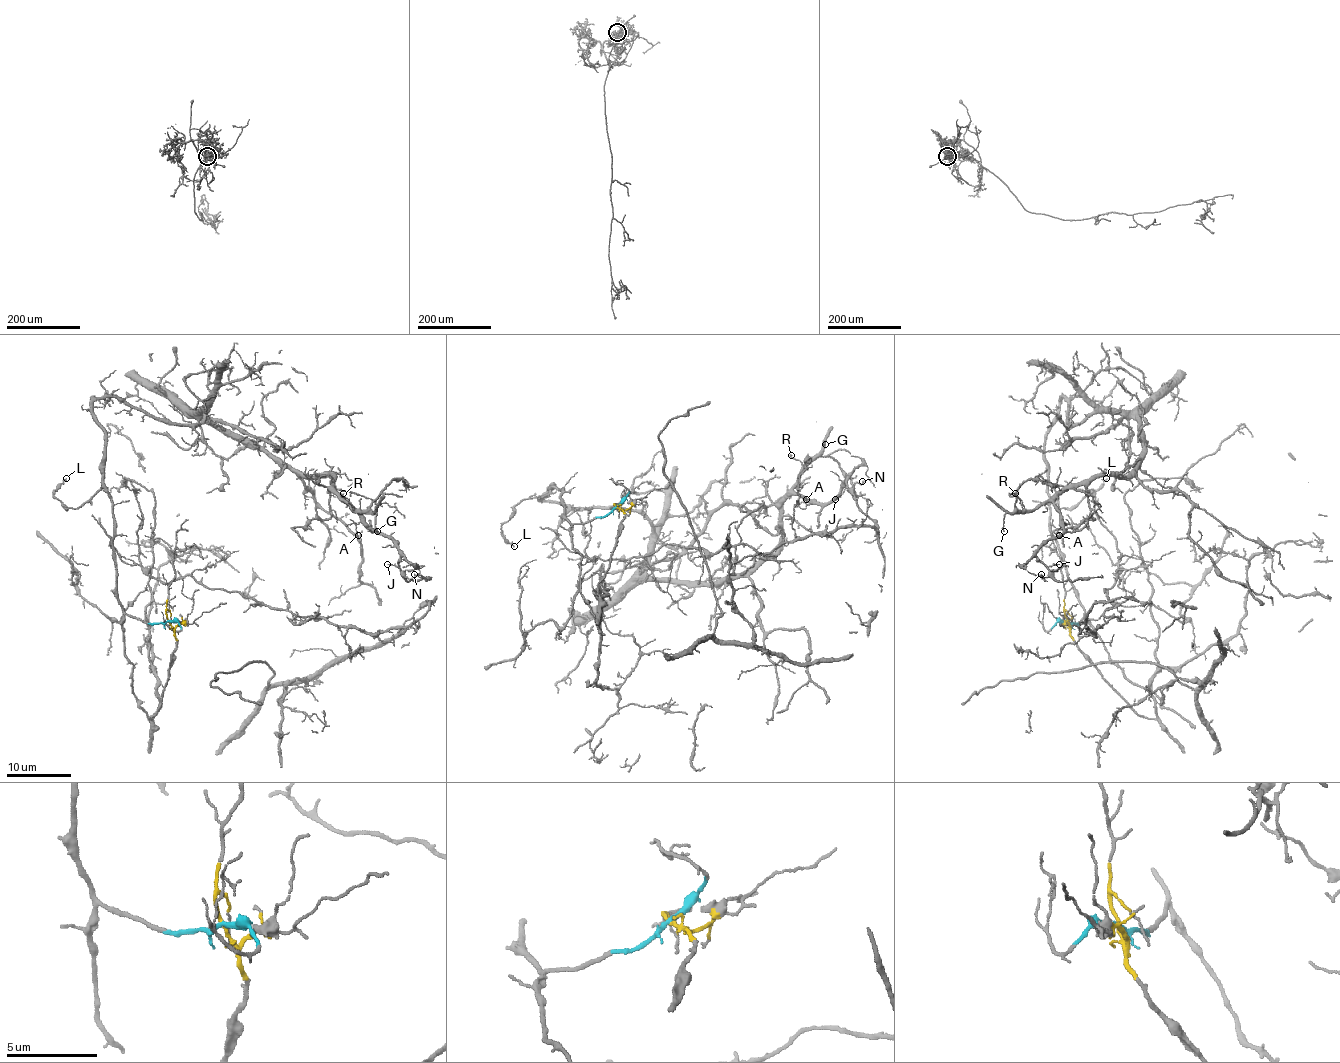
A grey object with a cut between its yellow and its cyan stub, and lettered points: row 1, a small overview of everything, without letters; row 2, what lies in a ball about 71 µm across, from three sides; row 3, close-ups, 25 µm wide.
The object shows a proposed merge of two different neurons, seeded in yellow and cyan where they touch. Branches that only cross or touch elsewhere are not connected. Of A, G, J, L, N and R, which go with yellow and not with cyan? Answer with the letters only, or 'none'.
none

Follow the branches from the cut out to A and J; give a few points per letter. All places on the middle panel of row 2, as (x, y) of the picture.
A: (615, 508), (572, 524), (541, 496), (638, 511), (646, 572), (710, 583), (768, 561), (806, 500)
J: (615, 508), (541, 496), (638, 511), (646, 572), (710, 583), (777, 551), (787, 498), (848, 475), (835, 500)

